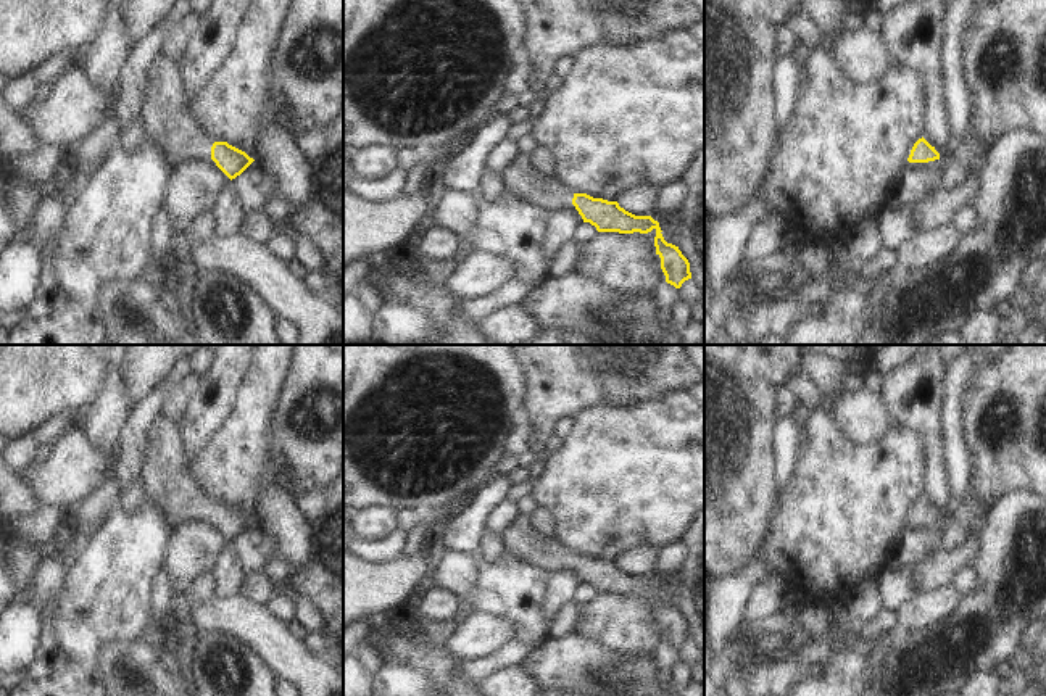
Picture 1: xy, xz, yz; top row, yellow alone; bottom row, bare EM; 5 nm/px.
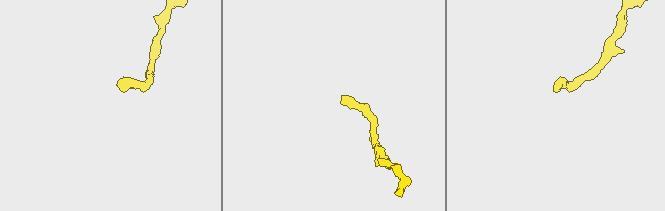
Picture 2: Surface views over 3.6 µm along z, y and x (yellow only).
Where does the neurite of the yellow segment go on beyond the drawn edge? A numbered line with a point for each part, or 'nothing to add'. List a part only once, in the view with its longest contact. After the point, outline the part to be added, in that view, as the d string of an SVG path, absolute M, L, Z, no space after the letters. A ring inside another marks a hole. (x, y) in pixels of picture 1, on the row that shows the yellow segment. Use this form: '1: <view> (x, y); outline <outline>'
1: xy (168, 120); outline M160 55L150 72L142 121L147 140L160 145L174 168L211 160L214 140L192 113L182 61Z

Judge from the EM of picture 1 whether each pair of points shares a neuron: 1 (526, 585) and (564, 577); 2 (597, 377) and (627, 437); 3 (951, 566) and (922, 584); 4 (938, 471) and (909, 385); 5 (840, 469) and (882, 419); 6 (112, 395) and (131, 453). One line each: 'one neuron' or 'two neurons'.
1: two neurons
2: two neurons
3: one neuron
4: one neuron
5: two neurons
6: two neurons

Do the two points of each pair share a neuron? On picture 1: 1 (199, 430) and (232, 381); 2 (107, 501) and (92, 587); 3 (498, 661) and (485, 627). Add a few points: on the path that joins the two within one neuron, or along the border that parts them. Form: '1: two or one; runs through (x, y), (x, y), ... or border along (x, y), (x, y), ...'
1: one; runs through (203, 418), (221, 393)
2: two; border along (118, 505), (97, 535)
3: two; border along (513, 640), (495, 653), (463, 662)

